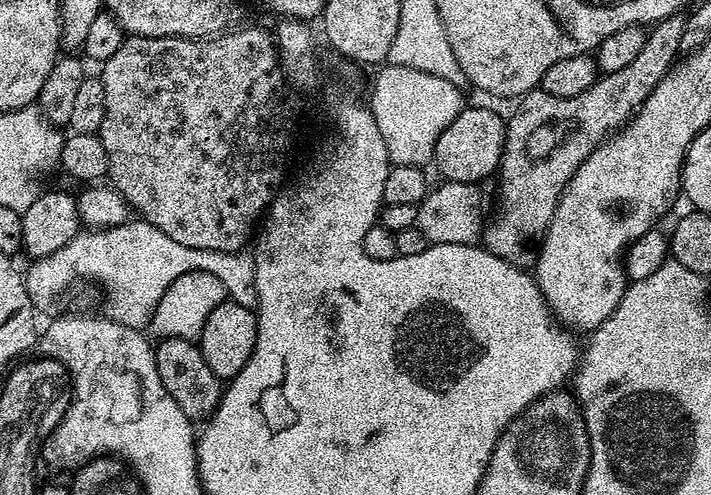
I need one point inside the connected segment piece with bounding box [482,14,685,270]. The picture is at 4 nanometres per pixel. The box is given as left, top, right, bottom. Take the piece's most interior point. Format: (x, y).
(548, 138)

